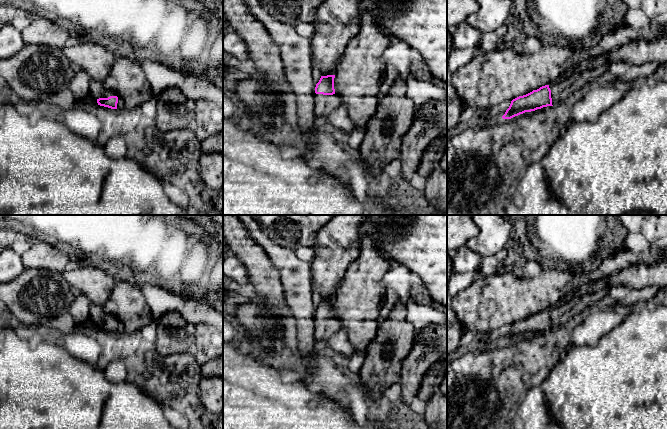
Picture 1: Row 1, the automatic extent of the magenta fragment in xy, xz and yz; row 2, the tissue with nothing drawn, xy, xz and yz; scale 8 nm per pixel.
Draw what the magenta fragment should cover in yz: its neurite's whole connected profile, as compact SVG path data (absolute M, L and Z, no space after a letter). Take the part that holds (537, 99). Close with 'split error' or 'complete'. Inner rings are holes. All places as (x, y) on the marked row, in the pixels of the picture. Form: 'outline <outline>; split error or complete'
outline M602 68L573 72L562 81L553 81L549 85L519 96L511 101L502 118L511 119L525 112L535 111L547 106L555 106L566 100L576 90L589 87L602 73Z; split error

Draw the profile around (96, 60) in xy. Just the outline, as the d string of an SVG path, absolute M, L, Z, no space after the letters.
M71 41L63 48L66 57L77 64L95 81L103 82L109 75L117 57L105 46L96 43Z

